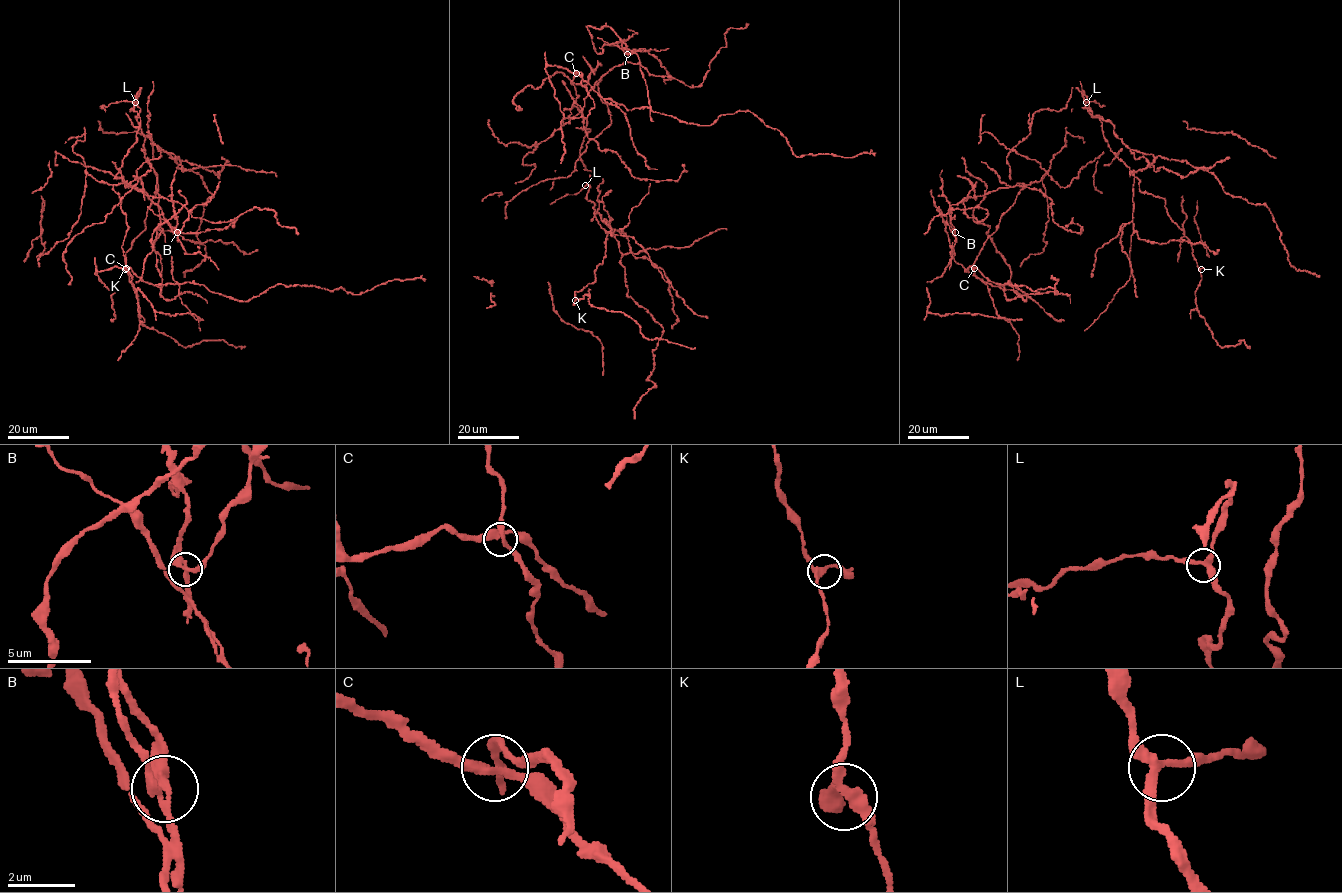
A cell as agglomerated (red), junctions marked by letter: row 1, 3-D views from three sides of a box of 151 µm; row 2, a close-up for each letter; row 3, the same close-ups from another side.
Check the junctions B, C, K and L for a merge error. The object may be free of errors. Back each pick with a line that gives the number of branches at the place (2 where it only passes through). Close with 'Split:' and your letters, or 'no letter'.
B: 3 branches meet
Split: B

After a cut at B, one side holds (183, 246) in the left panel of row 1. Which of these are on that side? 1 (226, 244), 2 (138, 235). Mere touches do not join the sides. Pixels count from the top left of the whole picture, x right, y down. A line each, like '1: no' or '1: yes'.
1: no
2: no

